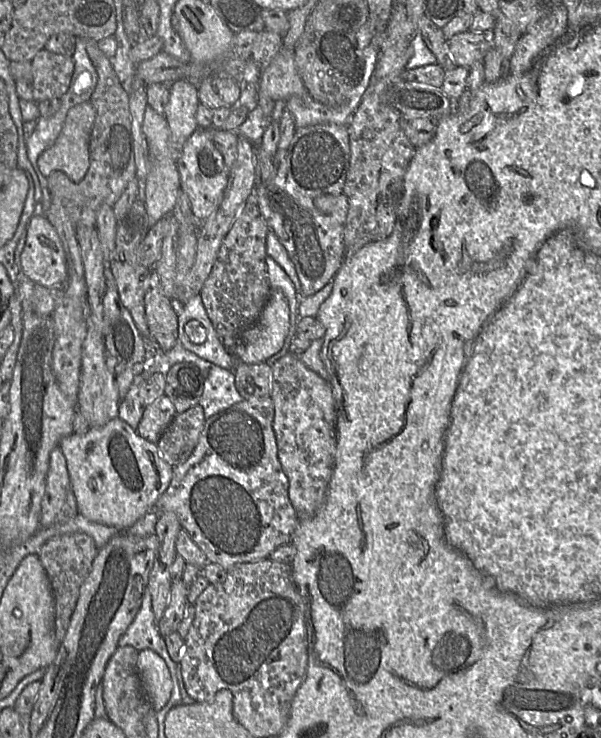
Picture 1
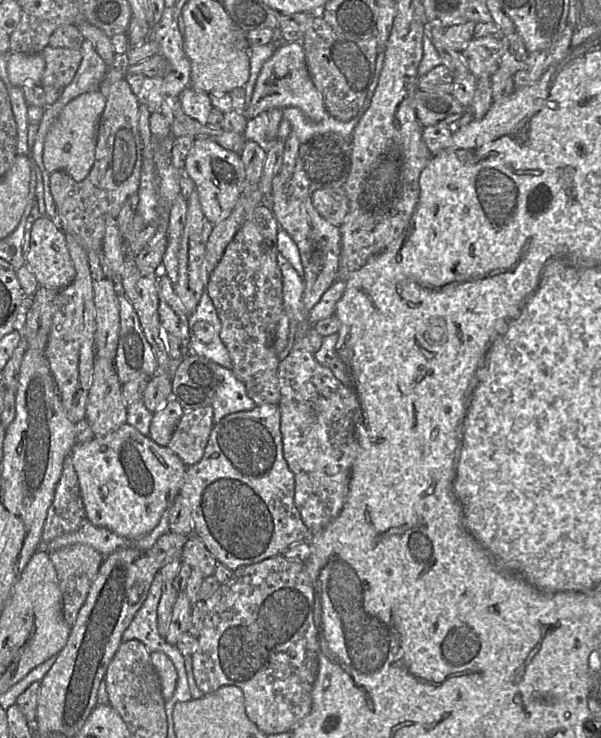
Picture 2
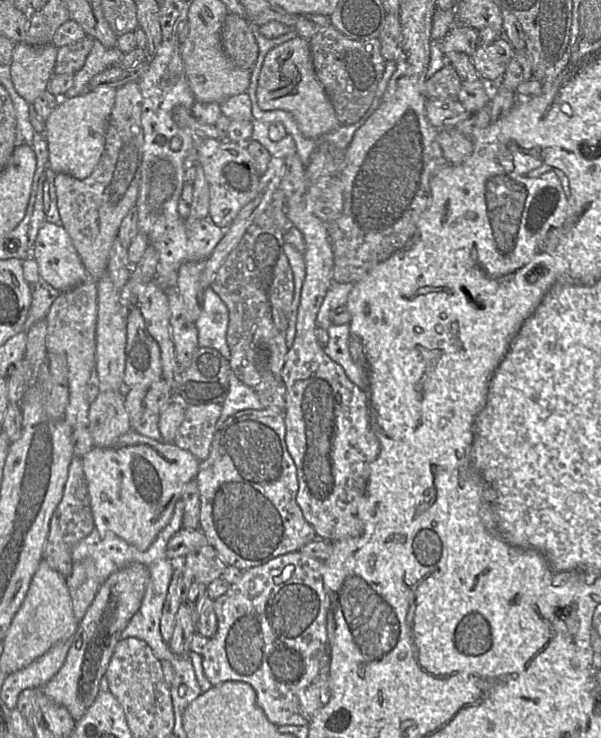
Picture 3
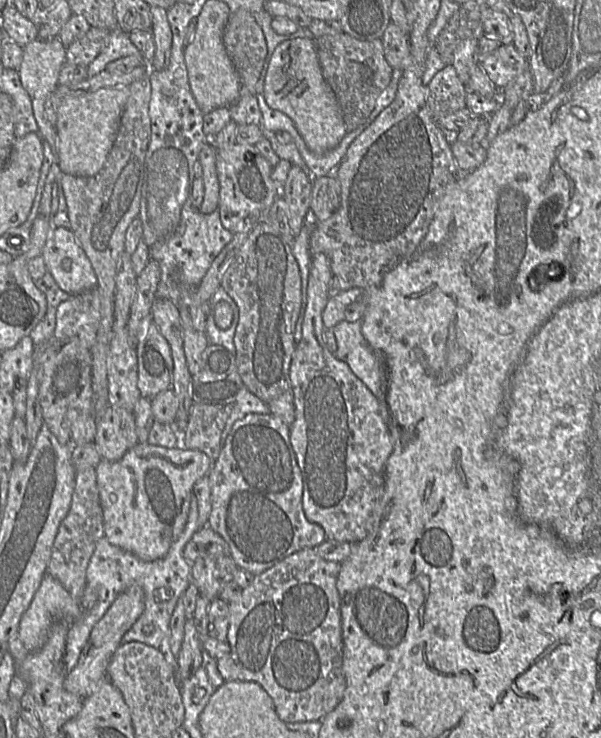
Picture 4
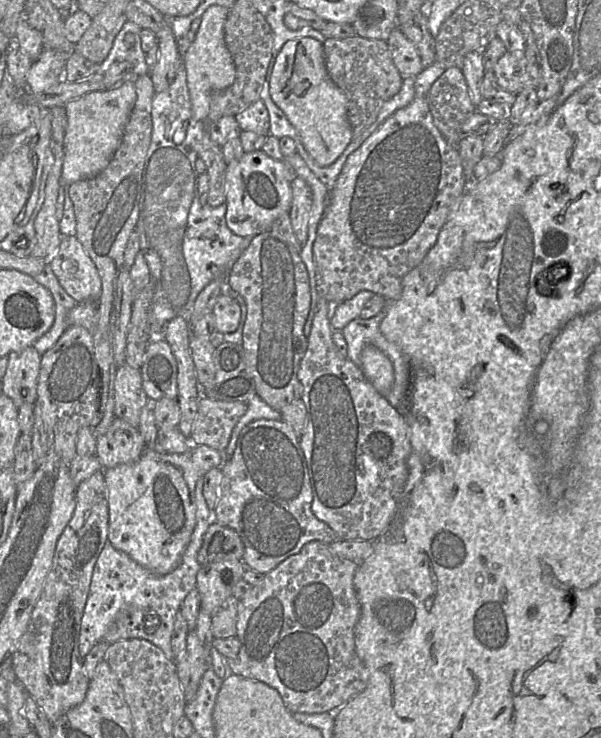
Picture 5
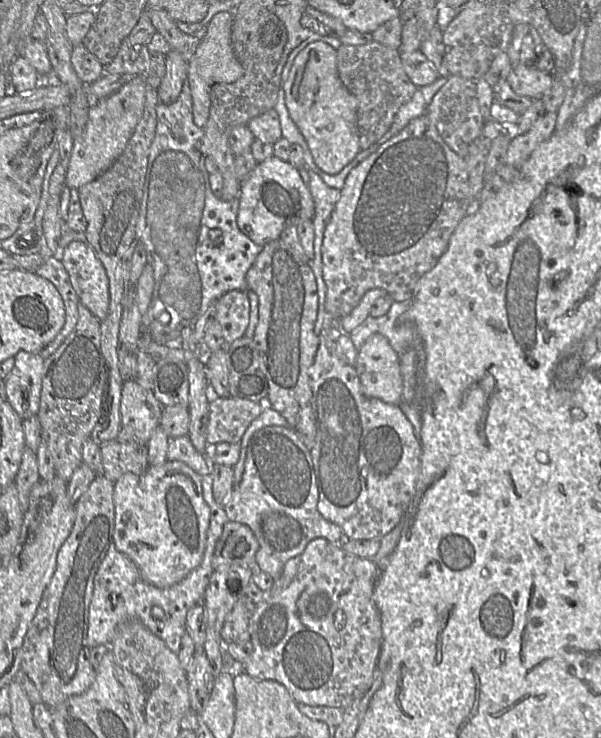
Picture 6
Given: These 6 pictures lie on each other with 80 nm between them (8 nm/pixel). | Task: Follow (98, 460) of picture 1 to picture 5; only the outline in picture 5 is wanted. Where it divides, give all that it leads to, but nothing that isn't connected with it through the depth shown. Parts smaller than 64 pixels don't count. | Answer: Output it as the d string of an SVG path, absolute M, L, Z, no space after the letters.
M205 445L184 454L149 449L134 463L103 469L111 545L153 574L161 576L173 571L196 526L196 483L212 468L222 466L224 453Z

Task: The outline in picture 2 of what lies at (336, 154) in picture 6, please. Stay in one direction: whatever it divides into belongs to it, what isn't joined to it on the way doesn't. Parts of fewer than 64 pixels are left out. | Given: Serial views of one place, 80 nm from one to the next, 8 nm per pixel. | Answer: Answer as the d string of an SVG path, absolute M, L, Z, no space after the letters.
M301 42L284 44L265 61L256 80L251 102L243 116L250 120L270 109L287 107L300 109L309 120L315 123L331 116L327 112L323 99L309 75Z

